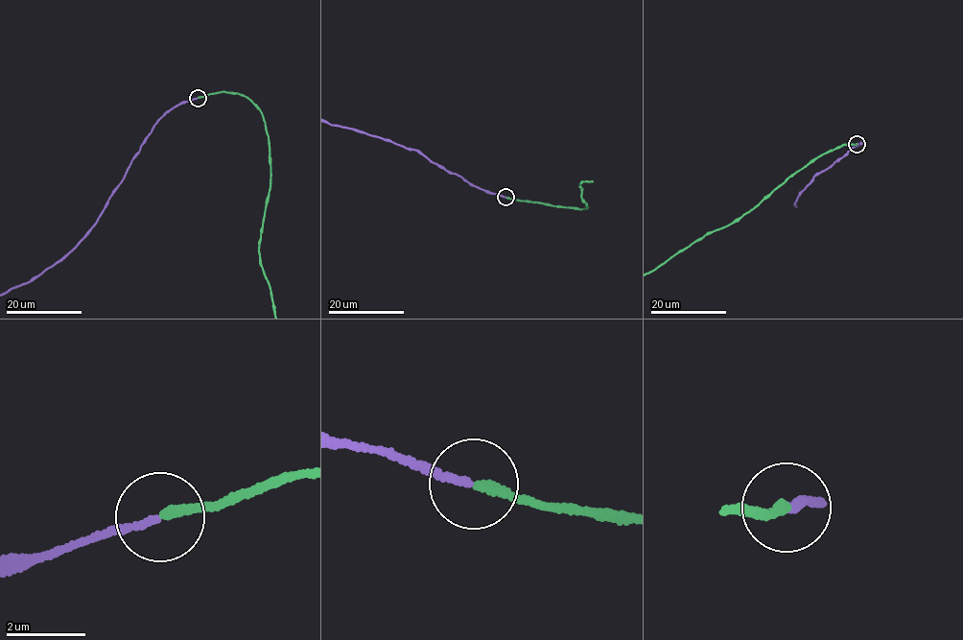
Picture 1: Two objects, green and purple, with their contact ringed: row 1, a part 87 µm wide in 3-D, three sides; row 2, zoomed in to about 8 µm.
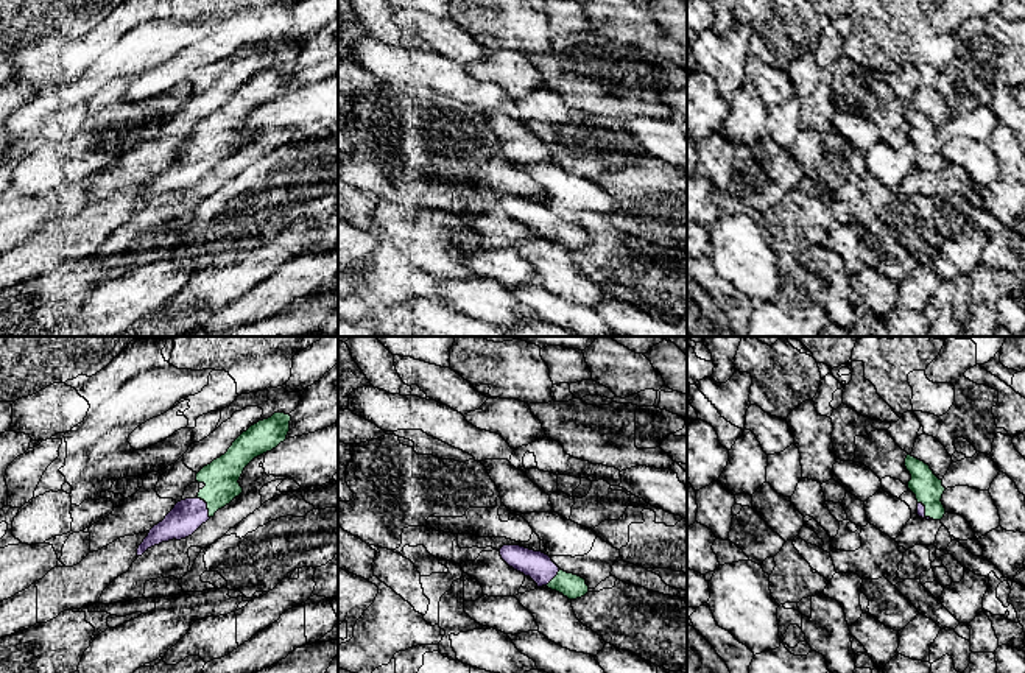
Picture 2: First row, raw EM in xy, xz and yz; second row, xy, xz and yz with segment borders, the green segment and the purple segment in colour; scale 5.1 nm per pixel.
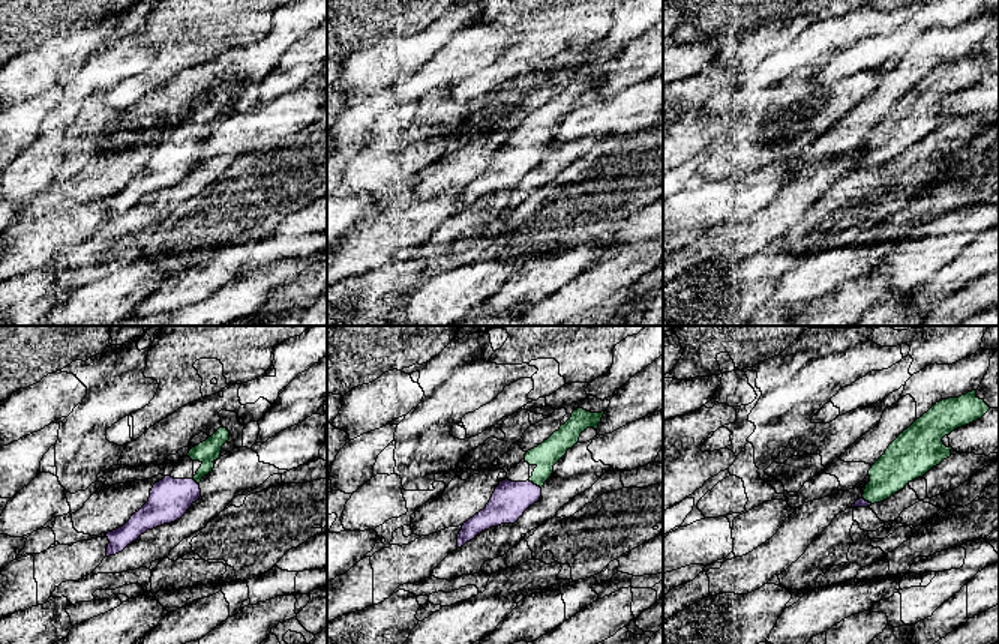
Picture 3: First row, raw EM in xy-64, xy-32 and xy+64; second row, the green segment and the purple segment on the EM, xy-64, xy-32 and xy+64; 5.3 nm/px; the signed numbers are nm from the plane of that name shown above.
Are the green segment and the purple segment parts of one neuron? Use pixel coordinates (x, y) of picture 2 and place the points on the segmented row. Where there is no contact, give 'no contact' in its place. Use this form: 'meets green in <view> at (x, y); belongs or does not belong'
meets green in xy at (207, 507); belongs

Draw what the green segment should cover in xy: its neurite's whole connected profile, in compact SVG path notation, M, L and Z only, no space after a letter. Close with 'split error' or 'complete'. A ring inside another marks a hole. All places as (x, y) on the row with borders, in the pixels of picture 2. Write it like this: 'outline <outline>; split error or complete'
outline M274 413L243 432L224 455L204 466L196 474L196 481L206 486L195 499L185 499L174 505L162 522L154 525L137 548L142 556L148 548L168 541L181 541L192 536L215 513L241 495L238 480L245 467L257 456L271 452L287 439L291 416Z; split error

